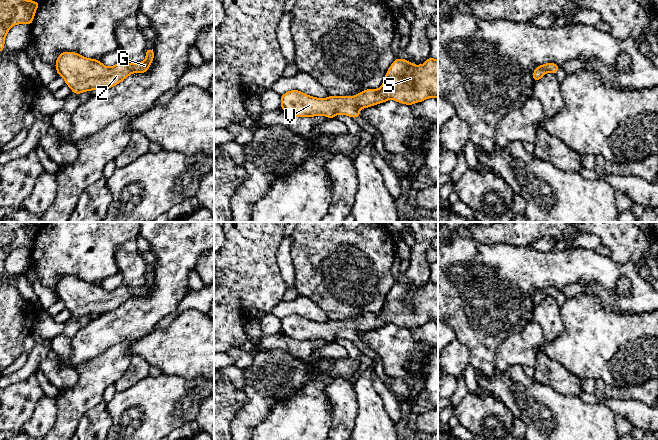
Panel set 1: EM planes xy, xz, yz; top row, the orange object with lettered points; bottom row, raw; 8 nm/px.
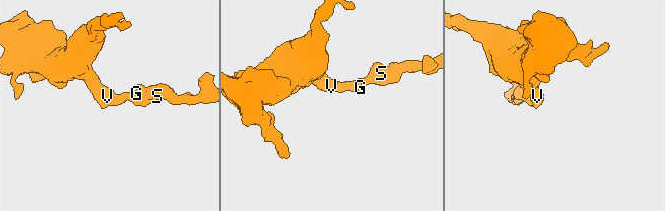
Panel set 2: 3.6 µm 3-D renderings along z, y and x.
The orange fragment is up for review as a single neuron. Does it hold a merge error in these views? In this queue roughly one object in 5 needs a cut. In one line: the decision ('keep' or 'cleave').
keep

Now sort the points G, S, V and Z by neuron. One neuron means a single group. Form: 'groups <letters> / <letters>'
groups G S V Z

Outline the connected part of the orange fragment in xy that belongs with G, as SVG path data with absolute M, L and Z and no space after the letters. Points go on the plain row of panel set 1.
M146 272L146 283L139 287L120 285L113 291L104 290L97 283L85 282L76 276L62 276L56 285L58 299L65 303L74 318L103 314L119 308L131 297L145 297L153 286L154 273Z

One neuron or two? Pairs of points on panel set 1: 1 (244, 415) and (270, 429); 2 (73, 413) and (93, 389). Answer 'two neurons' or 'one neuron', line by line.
1: two neurons
2: one neuron

